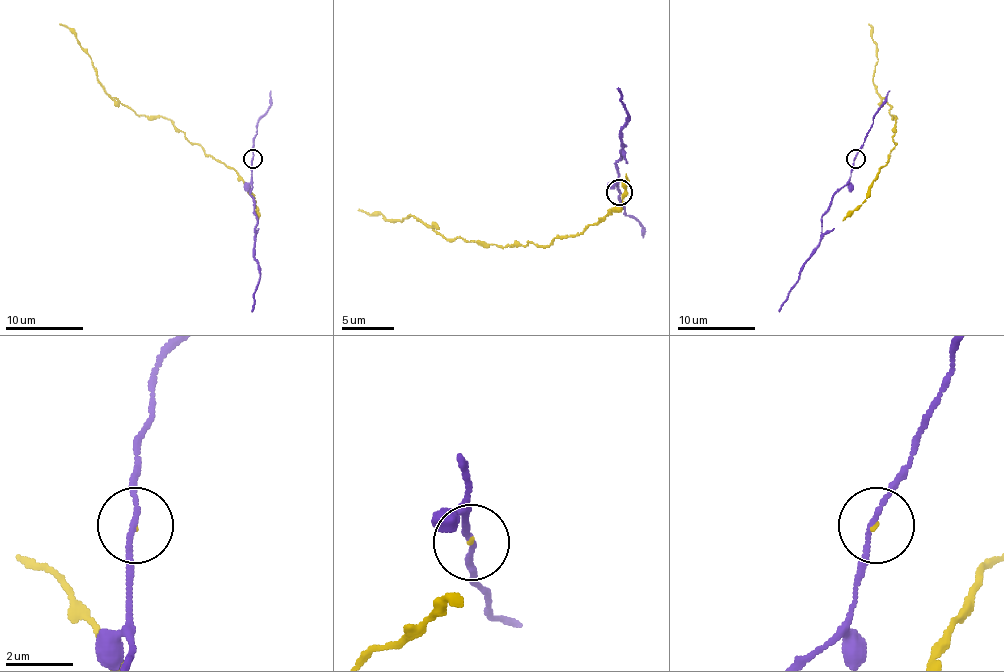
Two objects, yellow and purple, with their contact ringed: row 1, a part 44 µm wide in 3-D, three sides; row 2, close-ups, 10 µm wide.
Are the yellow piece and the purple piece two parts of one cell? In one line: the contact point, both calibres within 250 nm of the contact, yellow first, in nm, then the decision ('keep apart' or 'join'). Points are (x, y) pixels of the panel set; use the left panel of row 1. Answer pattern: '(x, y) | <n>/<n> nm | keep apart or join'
(253, 158) | 50/130 nm | join

